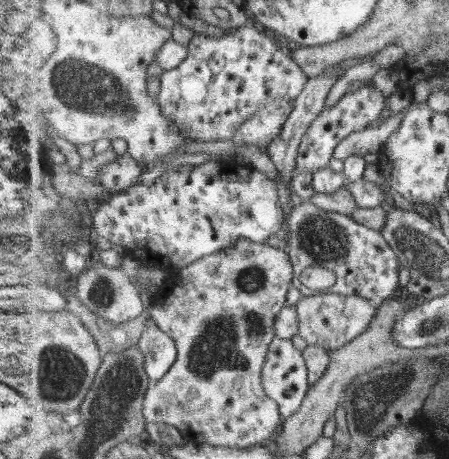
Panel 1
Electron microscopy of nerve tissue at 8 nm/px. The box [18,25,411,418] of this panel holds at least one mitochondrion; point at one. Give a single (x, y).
(85, 88)

